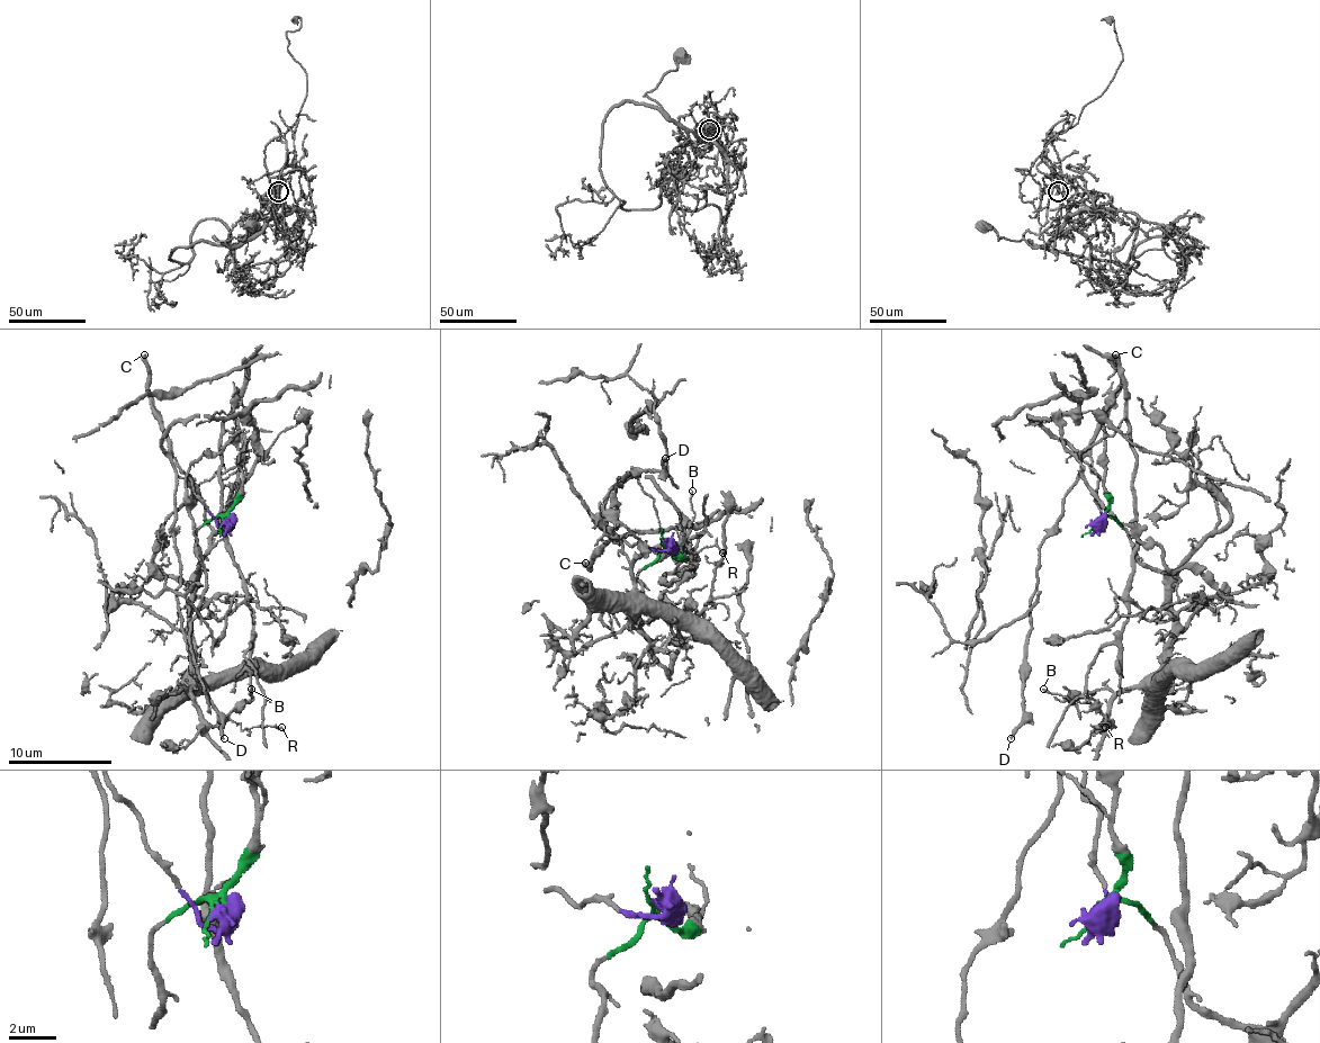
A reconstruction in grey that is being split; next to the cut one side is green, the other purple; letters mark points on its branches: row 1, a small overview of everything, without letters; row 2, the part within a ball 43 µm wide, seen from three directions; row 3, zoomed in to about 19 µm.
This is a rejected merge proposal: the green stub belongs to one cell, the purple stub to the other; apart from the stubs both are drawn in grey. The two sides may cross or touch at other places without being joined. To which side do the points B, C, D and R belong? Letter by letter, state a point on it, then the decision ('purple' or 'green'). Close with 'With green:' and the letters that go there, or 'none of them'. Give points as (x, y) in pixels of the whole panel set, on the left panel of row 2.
B: (251, 689) | green
C: (144, 354) | purple
D: (224, 738) | purple
R: (281, 727) | green
With green: B, R

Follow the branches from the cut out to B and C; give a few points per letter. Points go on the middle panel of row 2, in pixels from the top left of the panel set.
B: (665, 548), (637, 576), (641, 586), (631, 620), (631, 566), (641, 555), (667, 553), (689, 532), (691, 491)
C: (667, 548), (657, 550), (613, 537), (592, 558), (590, 568), (584, 563)

